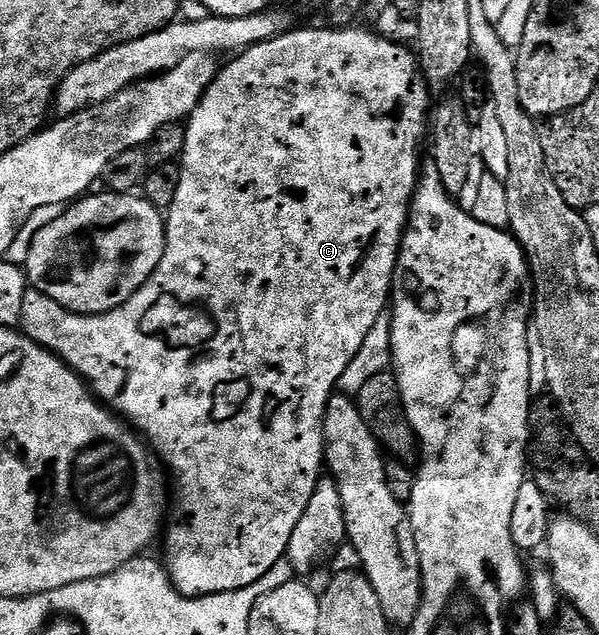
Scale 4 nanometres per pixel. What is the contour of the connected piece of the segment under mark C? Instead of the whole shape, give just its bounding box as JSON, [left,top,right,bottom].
[21,28,432,597]

